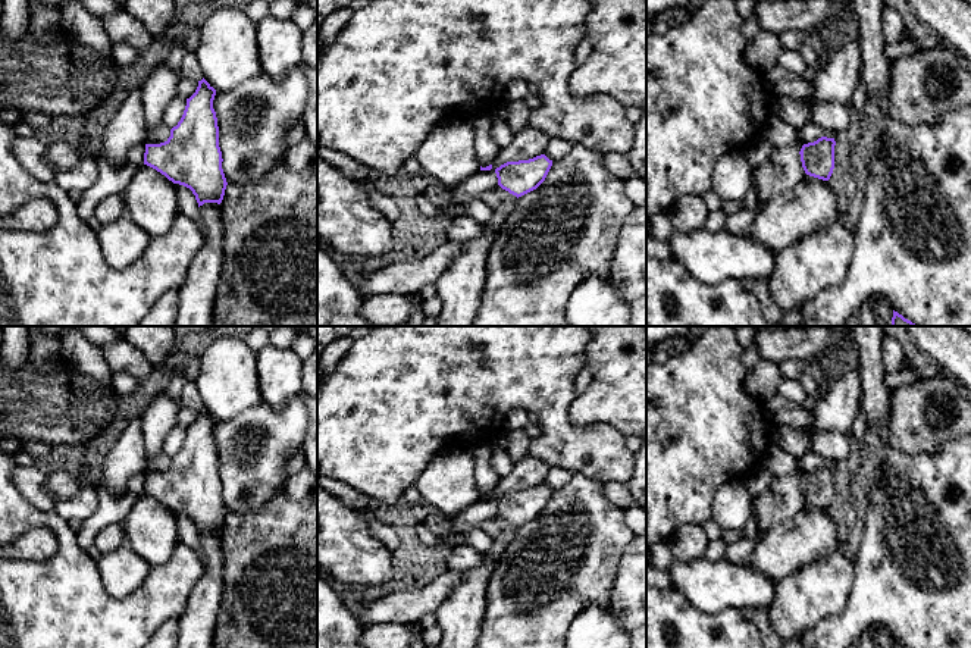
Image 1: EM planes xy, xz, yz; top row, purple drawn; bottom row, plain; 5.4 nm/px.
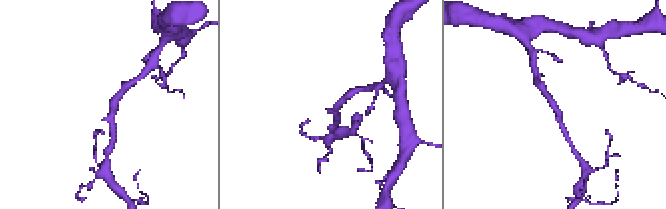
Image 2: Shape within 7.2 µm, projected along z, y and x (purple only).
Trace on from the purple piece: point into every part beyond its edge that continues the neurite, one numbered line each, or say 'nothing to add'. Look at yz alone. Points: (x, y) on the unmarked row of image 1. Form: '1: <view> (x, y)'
nothing to add

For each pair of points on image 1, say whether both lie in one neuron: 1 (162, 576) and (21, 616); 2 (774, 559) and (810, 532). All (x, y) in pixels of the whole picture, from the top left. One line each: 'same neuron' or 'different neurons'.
1: same neuron
2: same neuron

